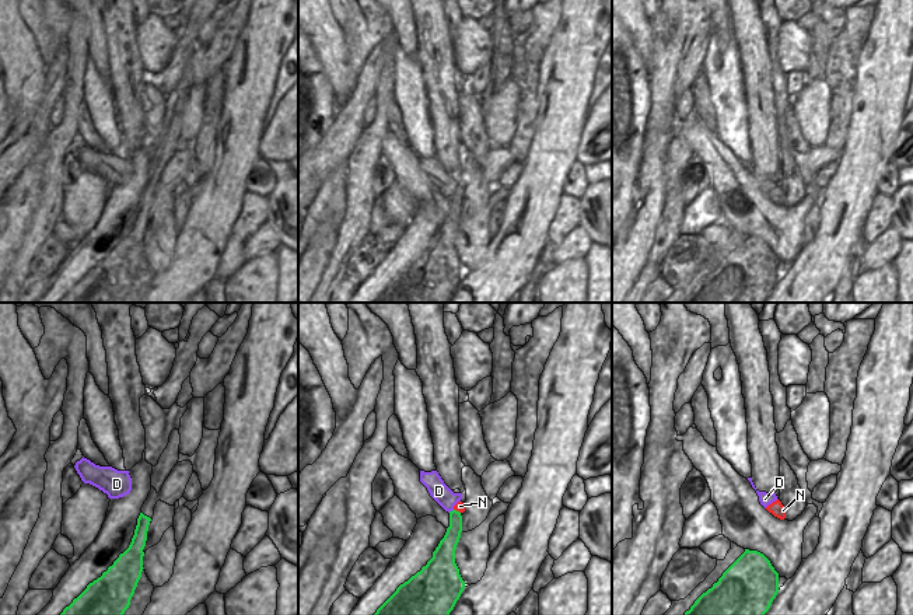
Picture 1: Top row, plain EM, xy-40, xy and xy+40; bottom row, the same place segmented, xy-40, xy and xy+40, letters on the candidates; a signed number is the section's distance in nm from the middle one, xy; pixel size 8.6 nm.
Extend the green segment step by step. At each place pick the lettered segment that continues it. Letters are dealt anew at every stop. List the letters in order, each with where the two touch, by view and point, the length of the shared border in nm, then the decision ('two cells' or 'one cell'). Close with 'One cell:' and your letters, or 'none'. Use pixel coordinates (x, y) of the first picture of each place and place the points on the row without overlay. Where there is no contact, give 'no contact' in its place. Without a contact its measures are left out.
D: meets green in xy at (450, 198); contact 60 nm long; two cells
N: meets green in xy at (455, 196); contact 70 nm long; two cells
One cell: none

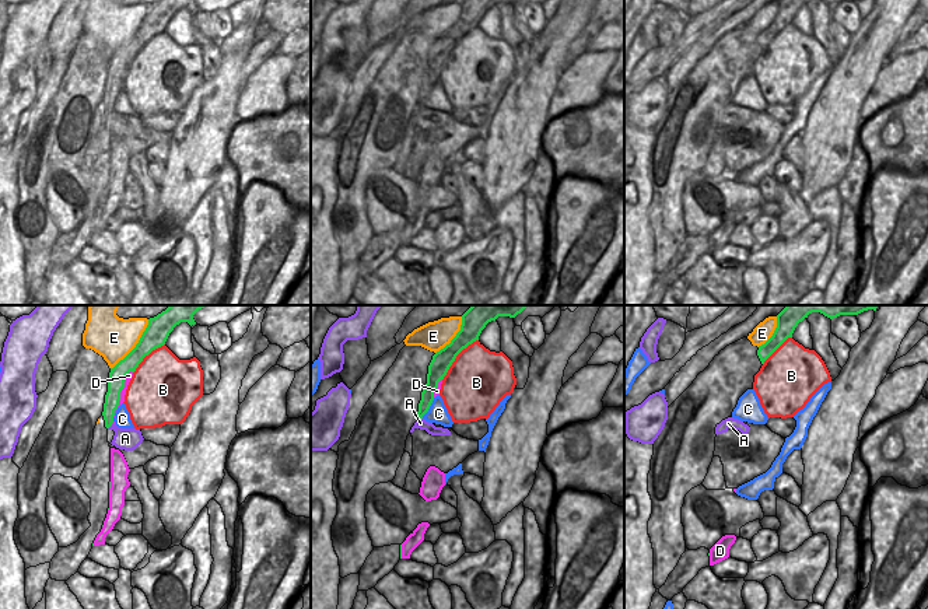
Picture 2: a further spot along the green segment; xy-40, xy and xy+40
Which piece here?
A: meets green in xy-40 at (109, 112); contact 60 nm long; two cells
B: meets green in xy at (455, 44); contact 480 nm long; two cells
C: meets green in xy at (429, 94); contact 220 nm long; two cells
D: meets green in xy-40 at (121, 77); contact 400 nm long; two cells
E: meets green in xy-40 at (136, 31); contact 550 nm long; two cells
One cell: none

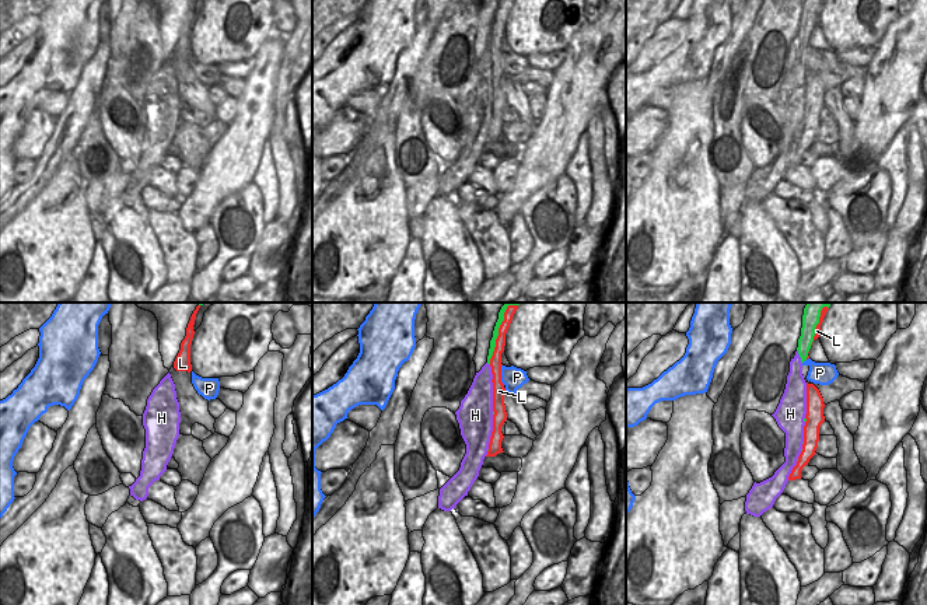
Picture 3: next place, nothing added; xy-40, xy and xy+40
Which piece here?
H: meets green in xy+40 at (800, 42); contact 140 nm long; one cell
L: meets green in xy at (496, 24); contact 460 nm long; two cells
P: meets green in xy+40 at (804, 46); contact 60 nm long; two cells
One cell: H

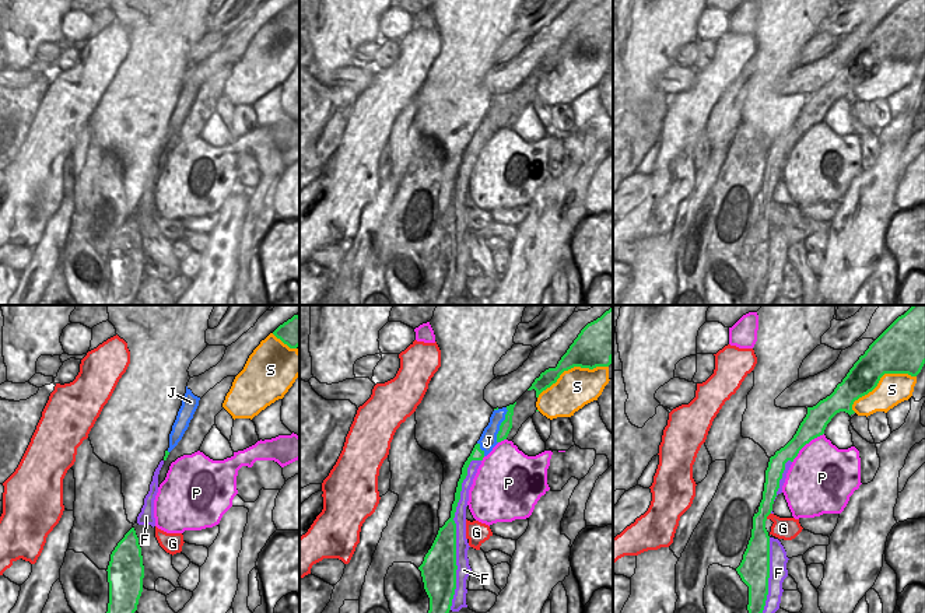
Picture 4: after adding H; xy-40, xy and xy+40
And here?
F: meets green in xy at (455, 217); contact 1300 nm long; two cells
G: meets green in xy+40 at (768, 200); contact 70 nm long; two cells
J: meets green in xy at (500, 112); contact 320 nm long; two cells
P: meets green in xy+40 at (805, 130); contact 380 nm long; two cells
S: meets green in xy+40 at (879, 66); contact 650 nm long; two cells
One cell: none

